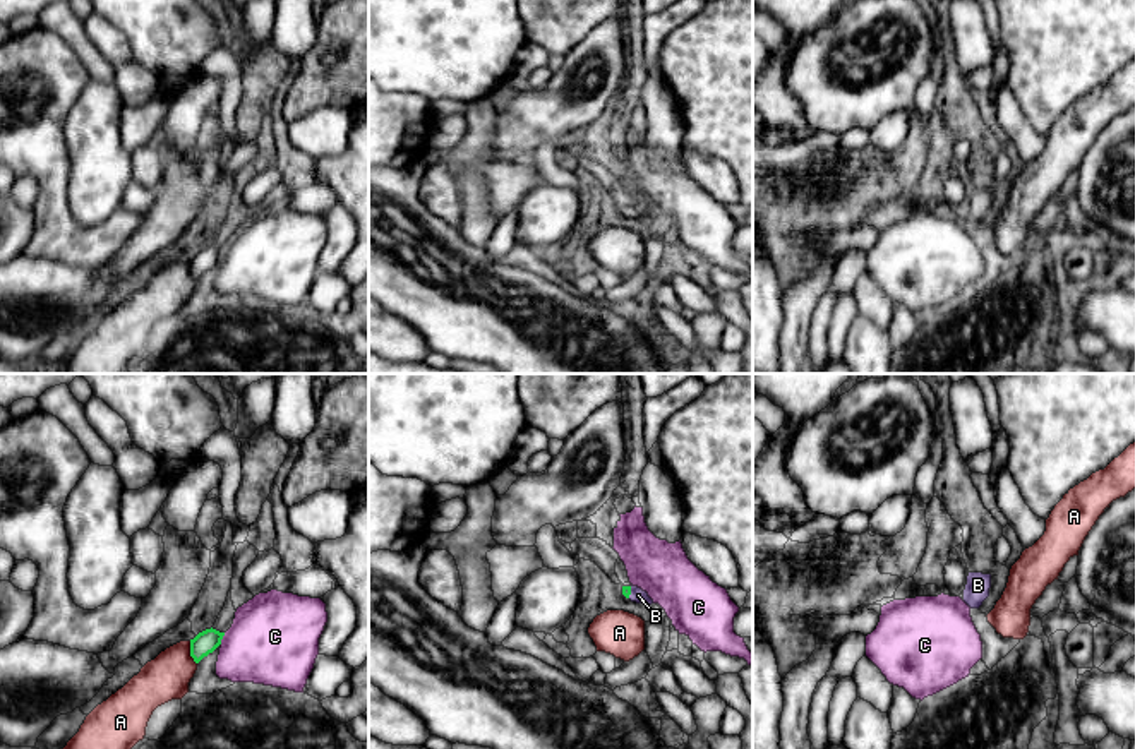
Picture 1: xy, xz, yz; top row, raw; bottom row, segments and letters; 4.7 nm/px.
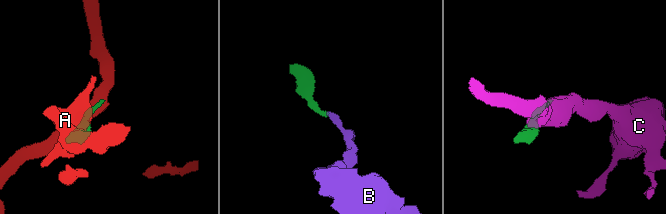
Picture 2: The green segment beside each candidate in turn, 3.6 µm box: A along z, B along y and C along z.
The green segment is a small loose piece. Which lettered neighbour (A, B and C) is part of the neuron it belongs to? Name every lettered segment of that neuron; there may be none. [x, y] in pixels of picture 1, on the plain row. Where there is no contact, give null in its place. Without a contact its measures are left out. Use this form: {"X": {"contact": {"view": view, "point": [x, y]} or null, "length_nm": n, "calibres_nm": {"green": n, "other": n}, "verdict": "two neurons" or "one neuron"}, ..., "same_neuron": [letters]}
{"A": {"contact": {"view": "xy", "point": [191, 269]}, "length_nm": 120, "calibres_nm": {"green": 110, "other": 220}, "verdict": "two neurons"}, "B": {"contact": {"view": "xz", "point": [630, 208]}, "length_nm": 60, "calibres_nm": {"green": 50, "other": 70}, "verdict": "one neuron"}, "C": {"contact": {"view": "xy", "point": [222, 254]}, "length_nm": 60, "calibres_nm": {"green": 110, "other": 420}, "verdict": "two neurons"}, "same_neuron": ["B"]}

